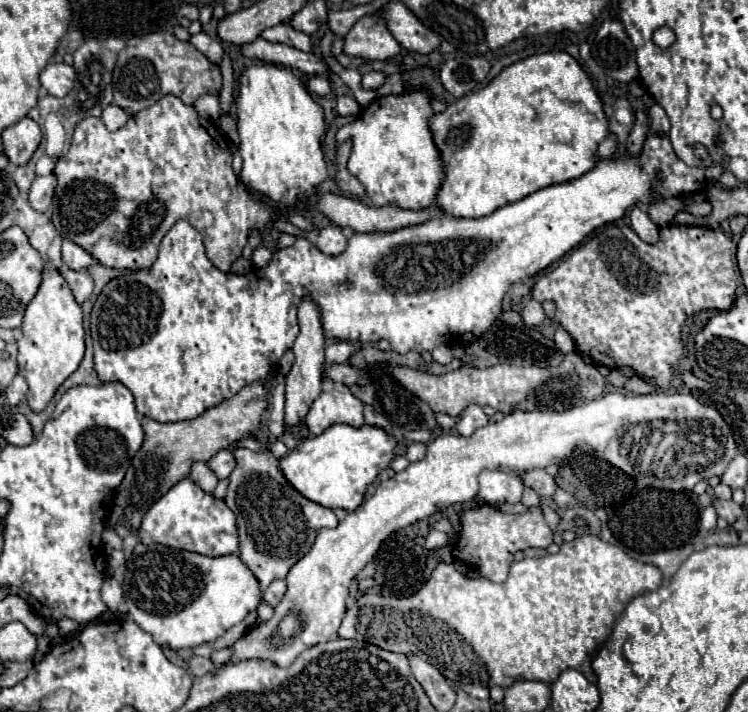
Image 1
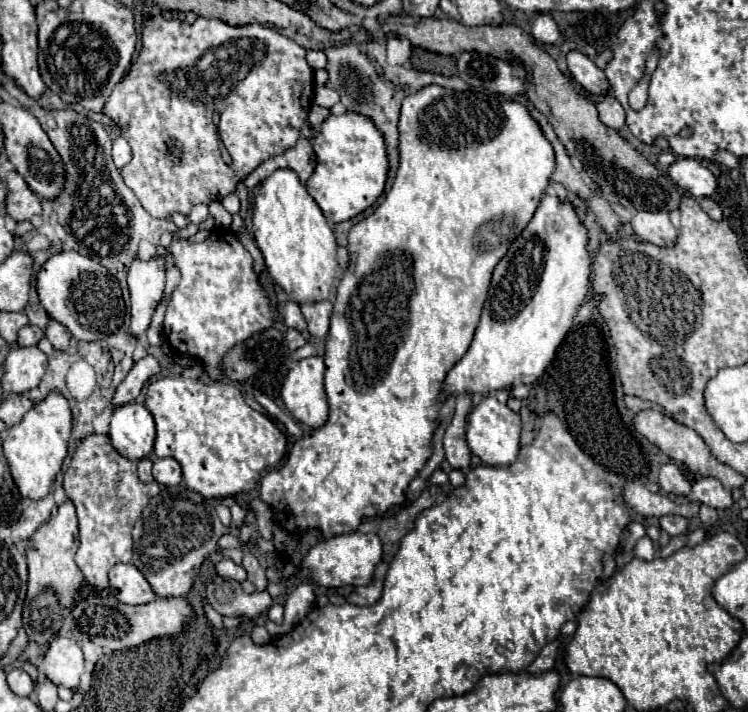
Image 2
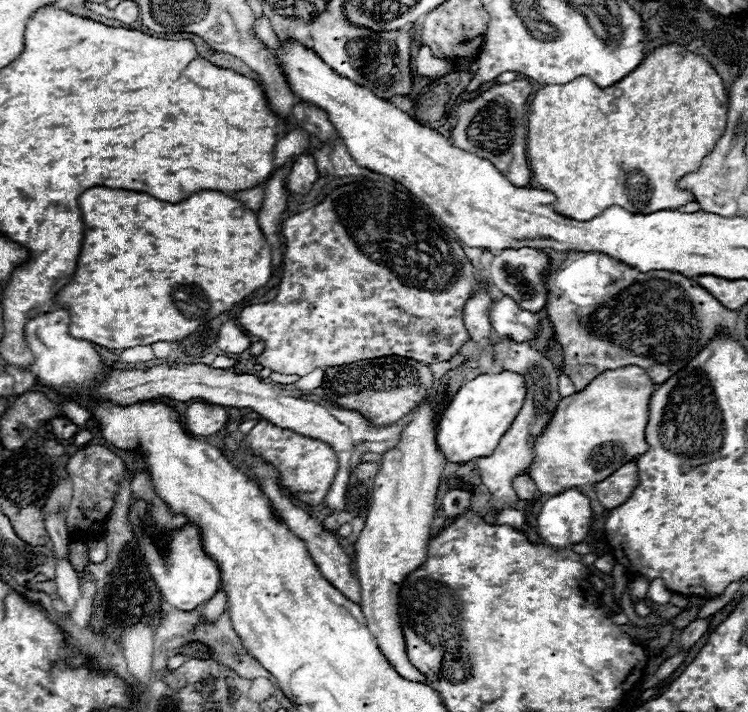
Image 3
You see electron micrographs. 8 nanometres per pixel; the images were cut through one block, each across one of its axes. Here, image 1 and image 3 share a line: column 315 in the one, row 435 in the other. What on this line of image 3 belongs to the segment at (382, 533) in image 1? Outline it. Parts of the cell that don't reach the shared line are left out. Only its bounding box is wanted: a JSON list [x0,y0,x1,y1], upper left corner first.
[528,366,656,494]

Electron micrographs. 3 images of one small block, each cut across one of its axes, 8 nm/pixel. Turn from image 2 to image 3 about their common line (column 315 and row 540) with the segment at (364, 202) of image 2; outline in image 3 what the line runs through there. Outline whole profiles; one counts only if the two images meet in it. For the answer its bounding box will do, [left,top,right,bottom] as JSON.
[138,526,220,610]

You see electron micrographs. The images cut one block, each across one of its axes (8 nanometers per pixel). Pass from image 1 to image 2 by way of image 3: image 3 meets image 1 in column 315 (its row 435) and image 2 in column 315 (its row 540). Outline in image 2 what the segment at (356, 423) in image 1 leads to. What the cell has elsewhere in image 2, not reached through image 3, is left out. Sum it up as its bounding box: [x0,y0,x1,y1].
[280,356,328,428]

